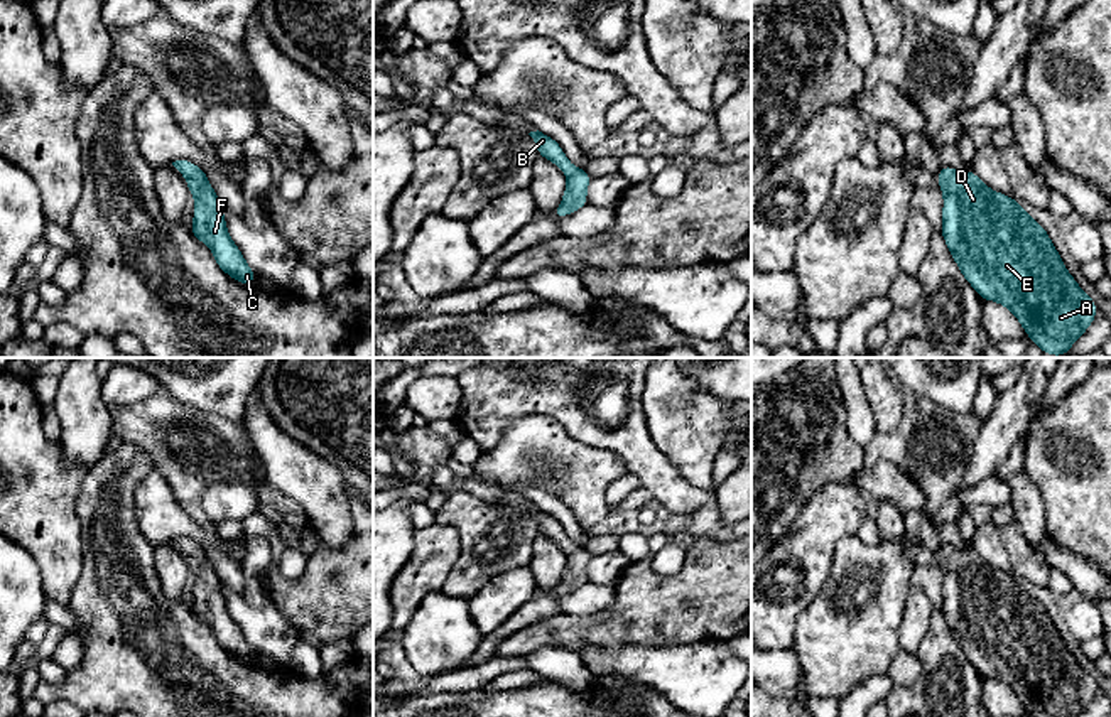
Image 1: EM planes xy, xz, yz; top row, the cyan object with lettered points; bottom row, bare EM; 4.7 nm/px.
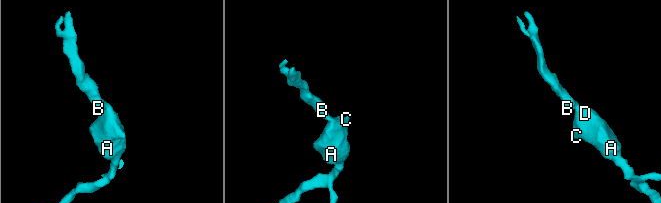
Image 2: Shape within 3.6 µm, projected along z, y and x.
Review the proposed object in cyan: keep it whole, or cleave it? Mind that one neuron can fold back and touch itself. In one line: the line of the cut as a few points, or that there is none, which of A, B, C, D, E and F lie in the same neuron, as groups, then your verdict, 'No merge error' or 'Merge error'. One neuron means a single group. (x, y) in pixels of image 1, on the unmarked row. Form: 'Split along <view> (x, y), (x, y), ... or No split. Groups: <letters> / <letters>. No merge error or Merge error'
No split. Groups: A B C D E F. No merge error

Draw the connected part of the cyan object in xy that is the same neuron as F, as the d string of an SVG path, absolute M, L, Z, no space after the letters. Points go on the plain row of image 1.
M176 538L172 543L184 553L189 572L194 574L194 596L189 607L194 617L206 621L216 643L243 663L252 663L257 651L245 639L240 626L226 609L221 580L211 565L204 547L187 538Z

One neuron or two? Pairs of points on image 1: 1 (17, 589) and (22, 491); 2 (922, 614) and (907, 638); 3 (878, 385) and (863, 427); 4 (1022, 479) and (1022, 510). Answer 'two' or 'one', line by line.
1: two
2: one
3: two
4: one

